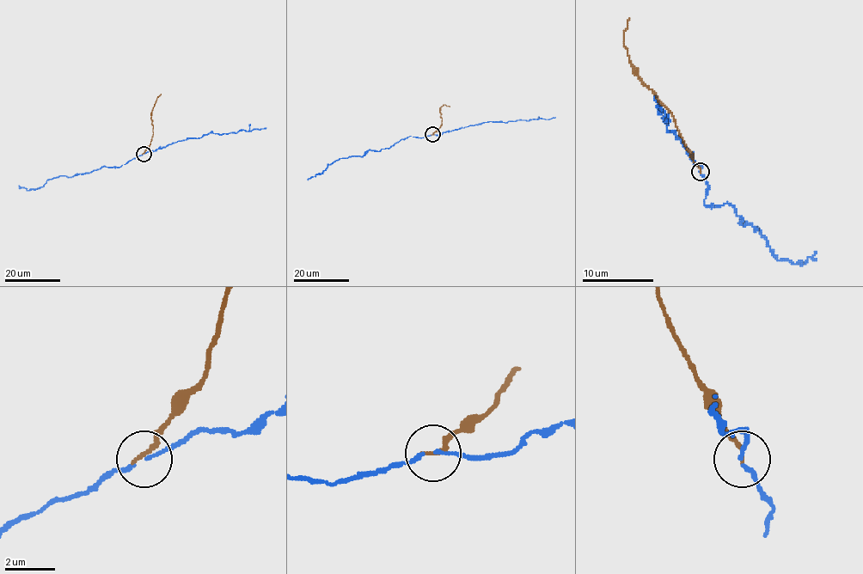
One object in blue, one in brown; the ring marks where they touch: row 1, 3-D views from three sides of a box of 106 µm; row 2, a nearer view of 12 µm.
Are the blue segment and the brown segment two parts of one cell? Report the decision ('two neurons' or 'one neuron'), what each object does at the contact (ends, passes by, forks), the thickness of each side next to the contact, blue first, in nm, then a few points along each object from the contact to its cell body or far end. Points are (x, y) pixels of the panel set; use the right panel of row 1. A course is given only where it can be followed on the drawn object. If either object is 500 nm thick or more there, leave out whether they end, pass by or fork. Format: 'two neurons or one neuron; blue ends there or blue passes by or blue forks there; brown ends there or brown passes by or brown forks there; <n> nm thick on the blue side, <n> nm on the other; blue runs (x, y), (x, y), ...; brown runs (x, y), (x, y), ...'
two neurons; blue passes by; brown ends there; 110 nm thick on the blue side, 160 nm on the other; blue runs (700, 171), (704, 203), (729, 203), (779, 260), (802, 265), (816, 251); brown runs (700, 171), (684, 144), (674, 116), (641, 81), (631, 63), (624, 38), (629, 18)

